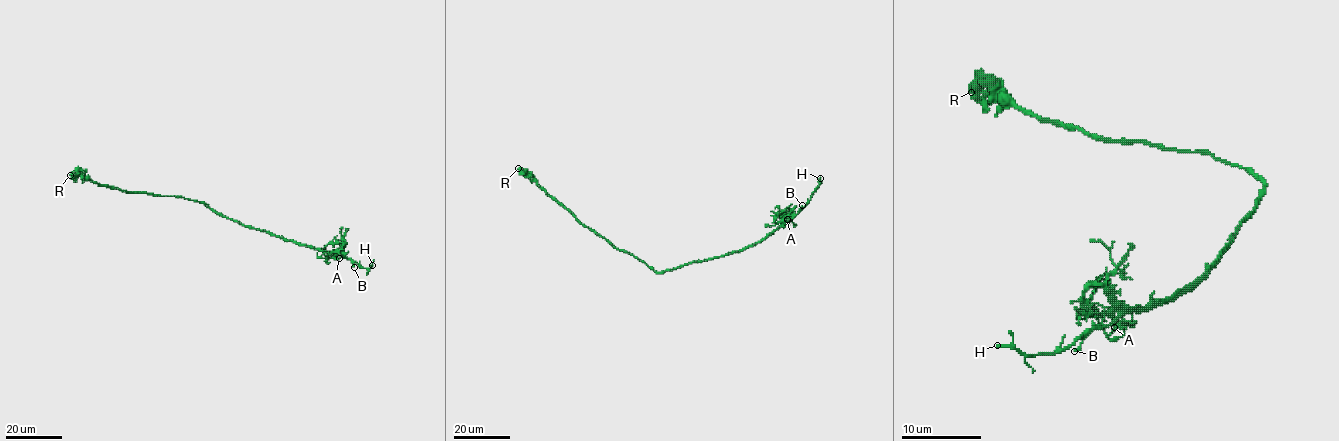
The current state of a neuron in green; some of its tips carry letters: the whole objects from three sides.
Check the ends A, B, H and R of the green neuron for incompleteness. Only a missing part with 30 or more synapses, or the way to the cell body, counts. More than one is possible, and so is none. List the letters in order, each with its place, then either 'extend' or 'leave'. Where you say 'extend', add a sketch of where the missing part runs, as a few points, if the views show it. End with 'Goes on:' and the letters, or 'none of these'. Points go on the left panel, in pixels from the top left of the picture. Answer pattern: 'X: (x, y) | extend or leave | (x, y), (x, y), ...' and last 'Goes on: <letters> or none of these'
A: (339, 258) | leave
B: (354, 267) | leave
H: (372, 265) | extend | (372, 265), (367, 263), (371, 254), (397, 258), (401, 266)
R: (70, 175) | leave
Goes on: H

